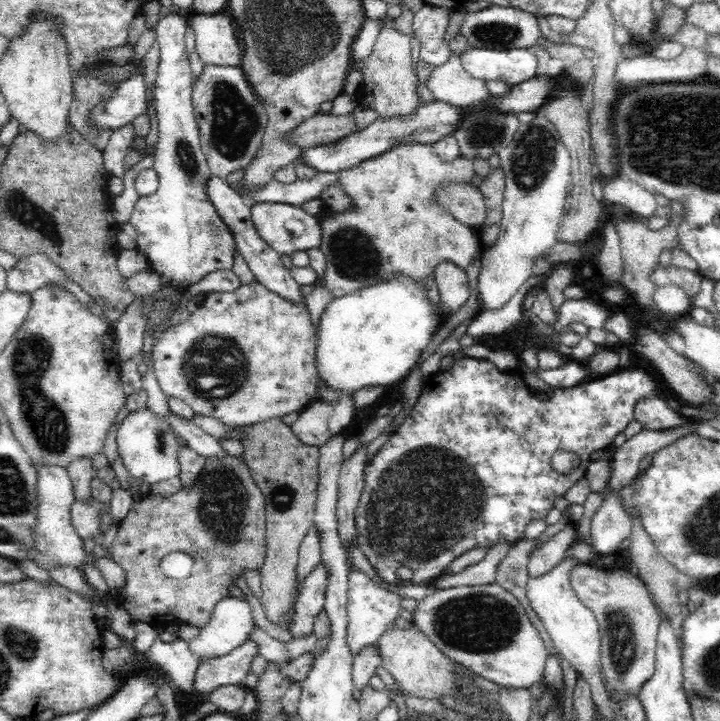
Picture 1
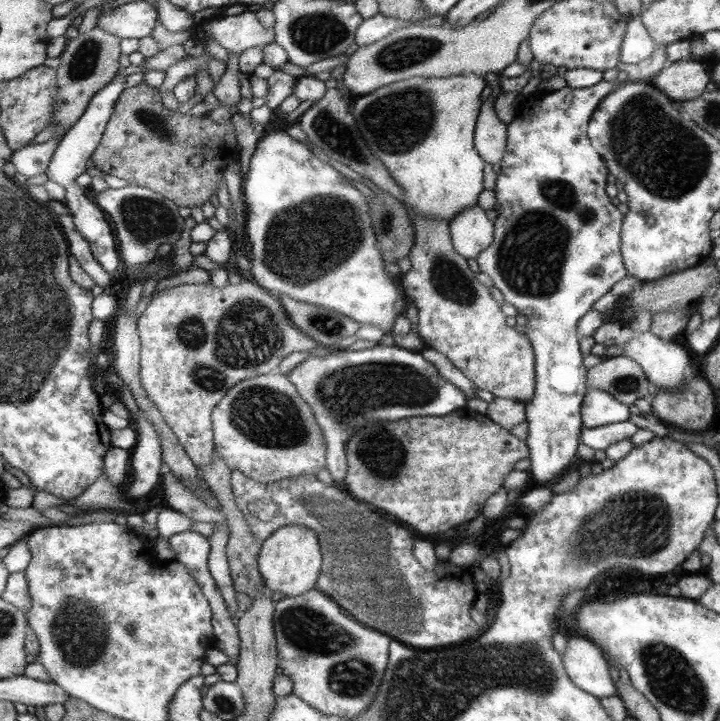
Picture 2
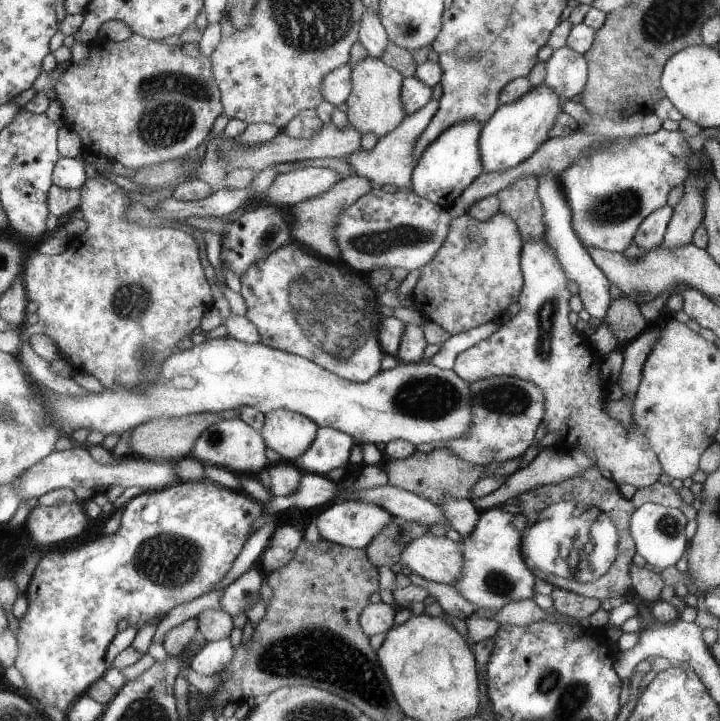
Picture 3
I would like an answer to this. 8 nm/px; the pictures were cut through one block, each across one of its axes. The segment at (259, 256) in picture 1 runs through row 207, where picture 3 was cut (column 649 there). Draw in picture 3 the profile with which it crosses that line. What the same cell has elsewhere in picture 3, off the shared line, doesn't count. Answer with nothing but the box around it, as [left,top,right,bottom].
[634,204,673,251]

